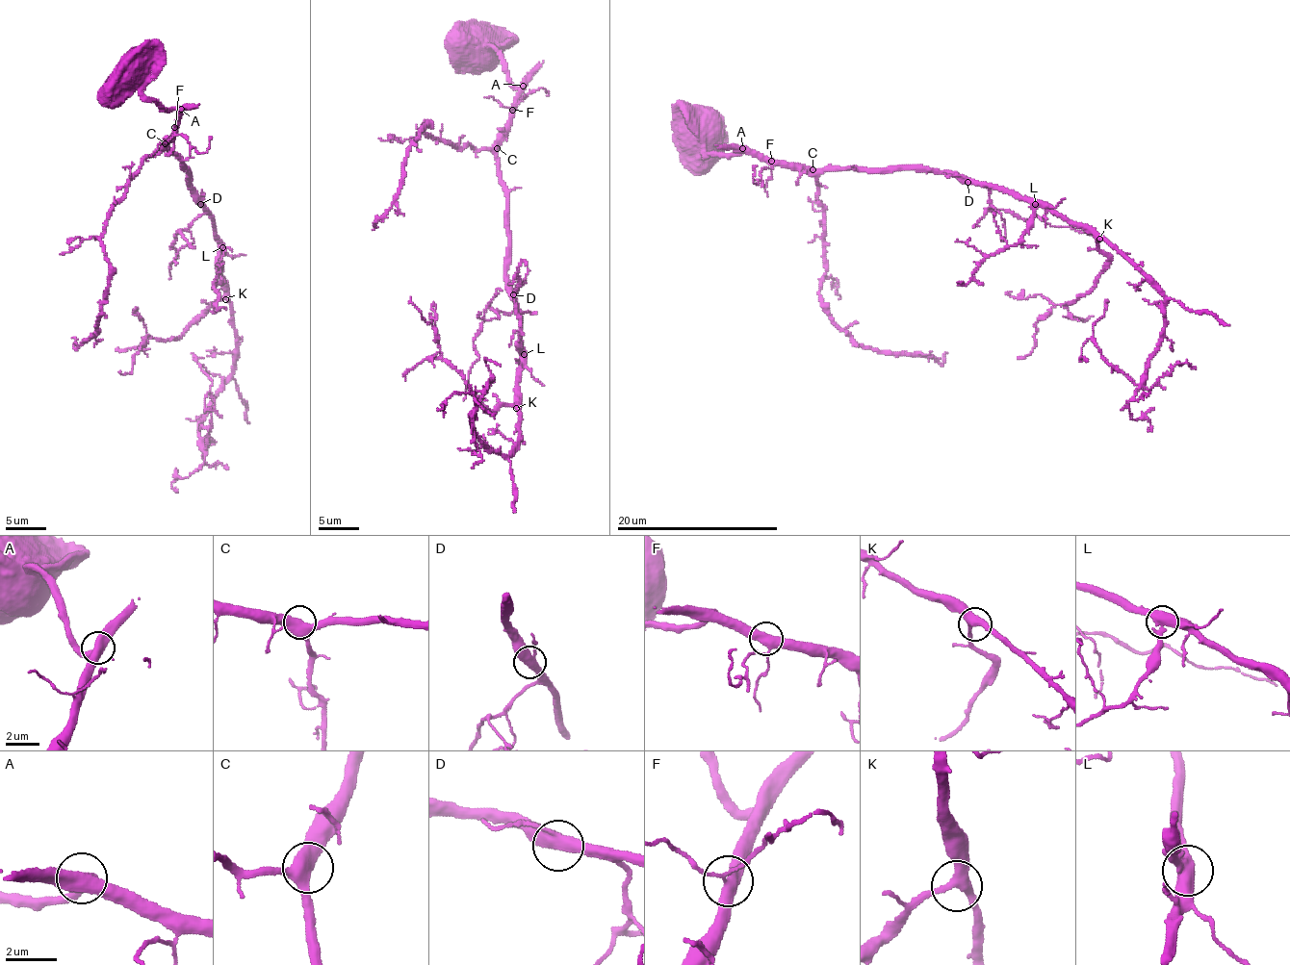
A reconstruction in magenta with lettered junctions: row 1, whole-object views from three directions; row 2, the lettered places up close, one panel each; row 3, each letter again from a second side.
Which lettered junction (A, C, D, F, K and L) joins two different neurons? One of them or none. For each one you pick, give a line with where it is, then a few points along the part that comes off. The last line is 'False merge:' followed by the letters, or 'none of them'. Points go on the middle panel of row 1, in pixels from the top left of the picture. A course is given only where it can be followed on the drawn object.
False merge: none of them

